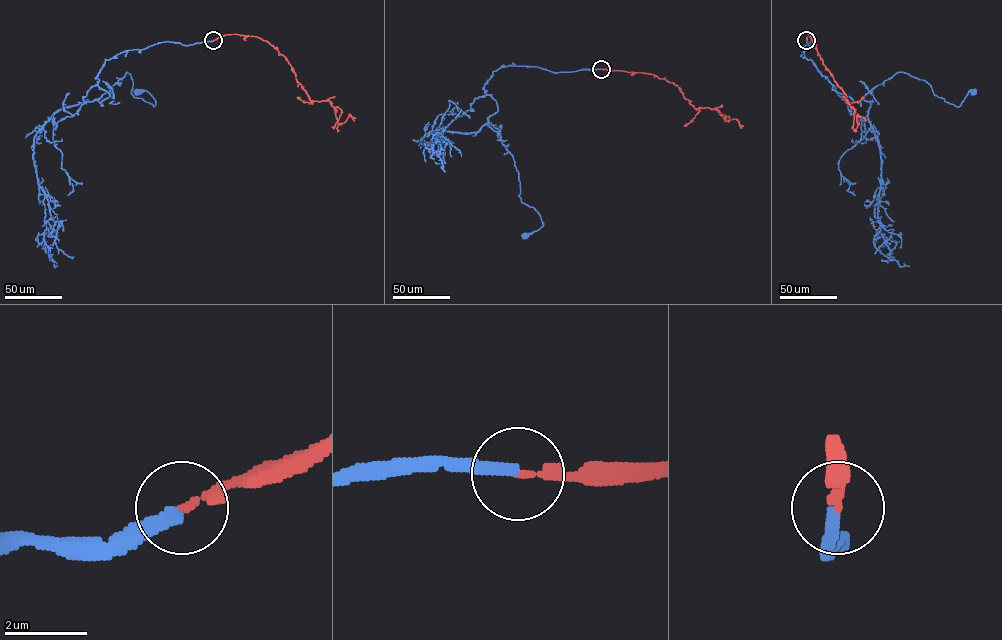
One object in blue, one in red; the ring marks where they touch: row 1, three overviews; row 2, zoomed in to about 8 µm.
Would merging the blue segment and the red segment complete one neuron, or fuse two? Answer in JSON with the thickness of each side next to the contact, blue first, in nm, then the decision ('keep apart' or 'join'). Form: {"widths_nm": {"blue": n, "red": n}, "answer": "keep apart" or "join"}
{"widths_nm": {"blue": 320, "red": 200}, "answer": "join"}

